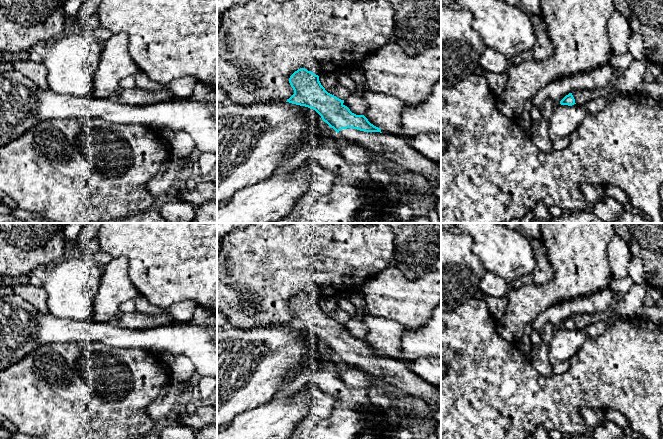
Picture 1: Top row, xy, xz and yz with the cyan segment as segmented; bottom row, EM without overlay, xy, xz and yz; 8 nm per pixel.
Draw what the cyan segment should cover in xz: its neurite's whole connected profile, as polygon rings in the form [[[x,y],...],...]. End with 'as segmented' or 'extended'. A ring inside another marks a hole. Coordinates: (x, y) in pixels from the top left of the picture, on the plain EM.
[[[305,292],[289,302],[294,318],[286,326],[315,334],[338,360],[361,369],[402,394],[418,397],[431,407],[441,409],[441,393],[400,360],[382,357],[364,339],[356,339],[345,330],[344,324],[328,317],[319,300]]]; extended

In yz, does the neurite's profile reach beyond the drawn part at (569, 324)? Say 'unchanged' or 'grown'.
grown

